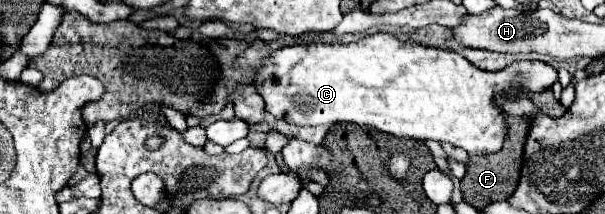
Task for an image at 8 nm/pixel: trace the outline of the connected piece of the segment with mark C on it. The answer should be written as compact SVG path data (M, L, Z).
M379 32L353 44L309 42L285 46L265 58L257 76L257 90L265 100L267 112L289 124L319 126L353 122L399 138L449 142L463 148L471 156L483 156L501 150L507 132L503 112L493 106L493 92L497 96L501 90L499 86L507 86L507 92L539 92L551 88L555 80L557 70L543 62L515 62L505 70L485 72L455 52L427 48L415 42L401 42L393 34Z

